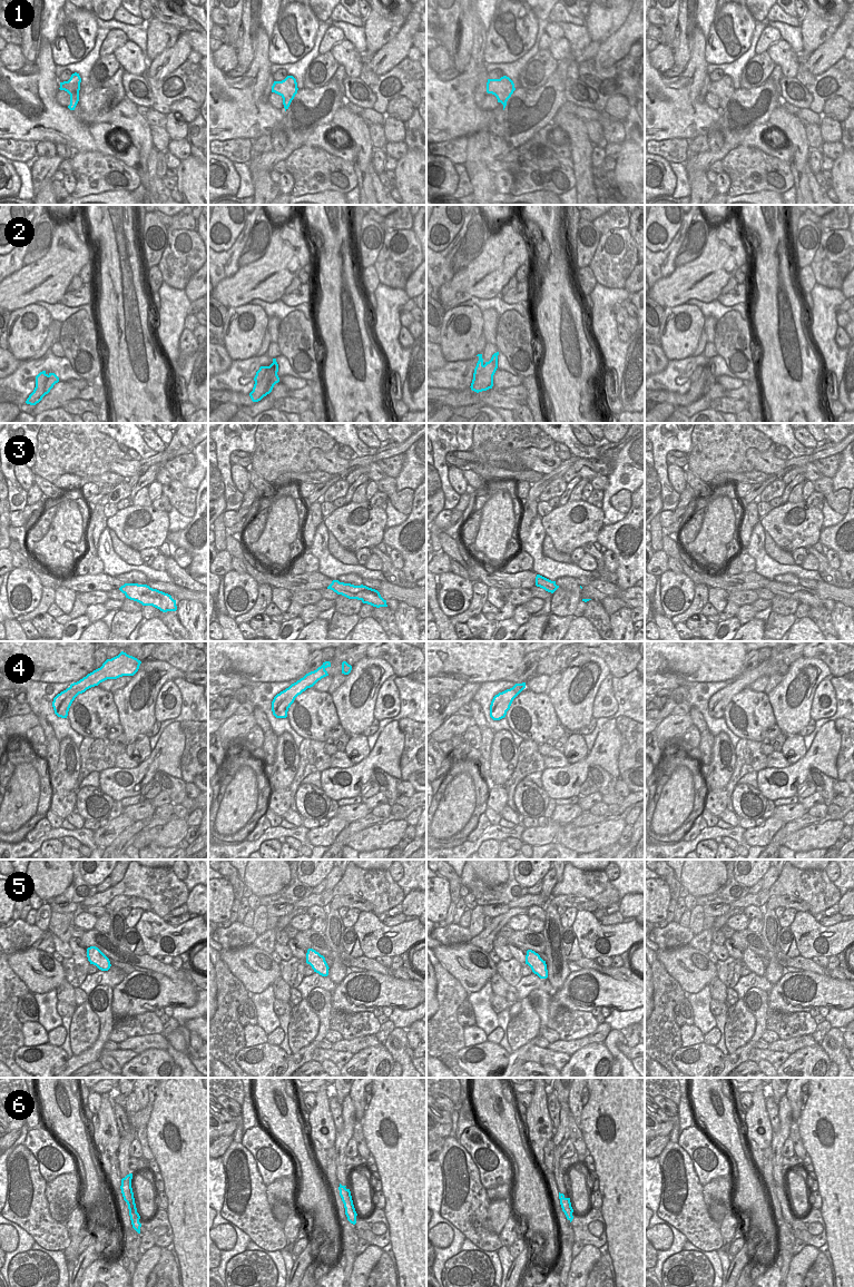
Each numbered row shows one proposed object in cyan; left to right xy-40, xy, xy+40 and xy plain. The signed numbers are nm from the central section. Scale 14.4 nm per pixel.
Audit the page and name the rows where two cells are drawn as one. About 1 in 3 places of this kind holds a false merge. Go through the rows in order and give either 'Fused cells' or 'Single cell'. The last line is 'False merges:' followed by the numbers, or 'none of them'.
1: Single cell
2: Fused cells
3: Single cell
4: Single cell
5: Single cell
6: Single cell
False merges: 2

